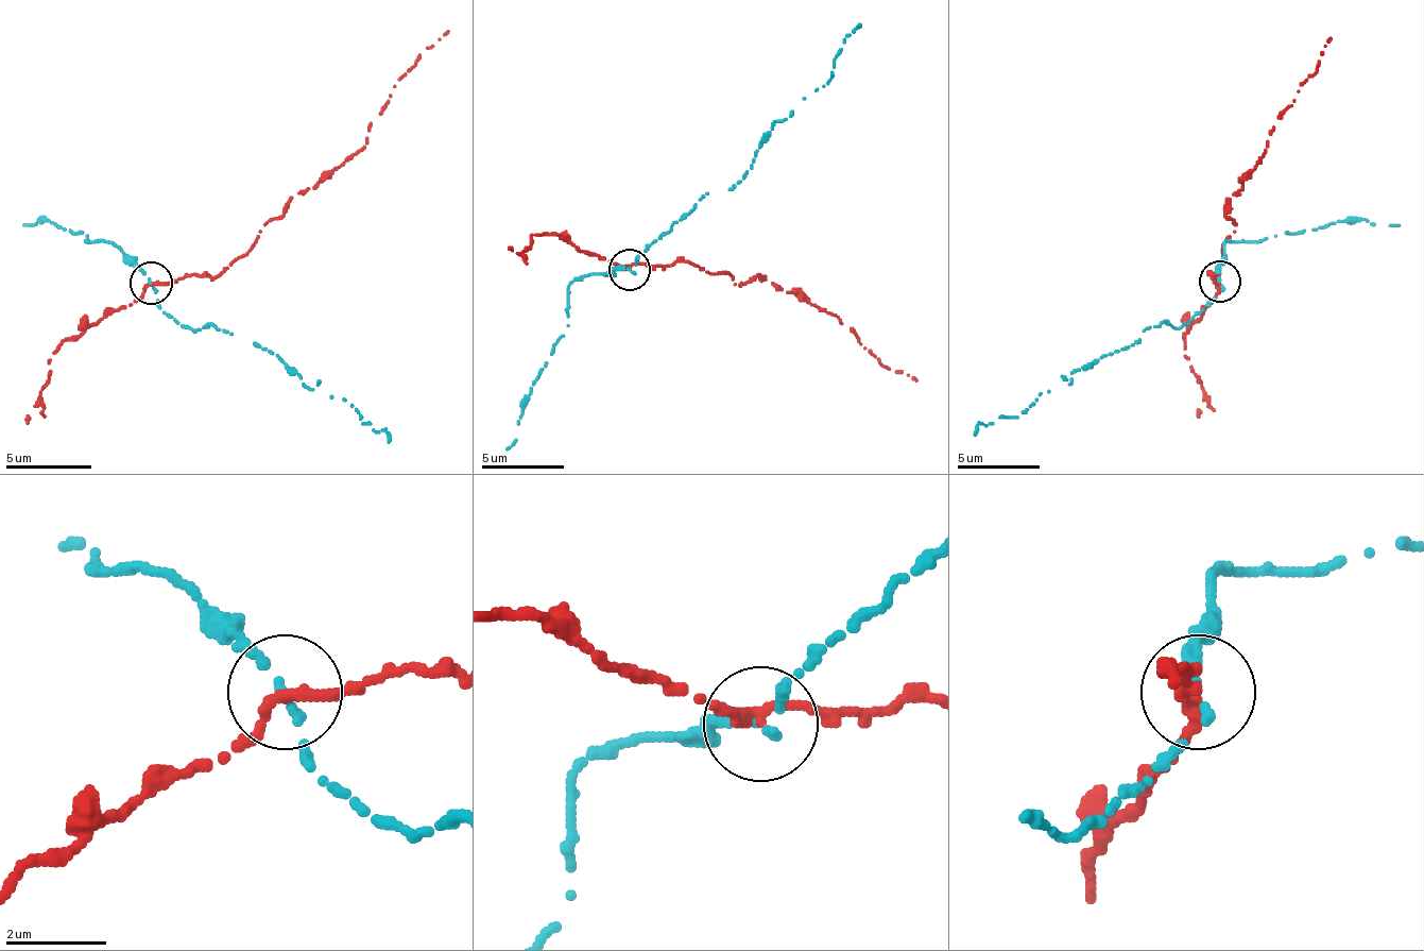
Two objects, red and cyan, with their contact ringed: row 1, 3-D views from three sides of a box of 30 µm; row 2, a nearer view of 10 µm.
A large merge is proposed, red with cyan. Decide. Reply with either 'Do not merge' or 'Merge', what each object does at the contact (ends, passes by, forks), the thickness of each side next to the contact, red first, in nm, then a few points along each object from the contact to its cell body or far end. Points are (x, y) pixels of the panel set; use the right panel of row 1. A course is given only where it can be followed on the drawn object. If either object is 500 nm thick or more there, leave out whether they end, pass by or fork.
Do not merge. At the ring red passes by. At the ring cyan passes by. Thickness 200 nm (red) against 170 nm. Course of red: (1219, 282), (1215, 273), (1235, 224), (1231, 200), (1268, 146), (1268, 130), (1318, 63), (1330, 38). Course of cyan: (1219, 282), (1222, 290), (1186, 323), (1149, 327), (1070, 385), (979, 422), (975, 435)

